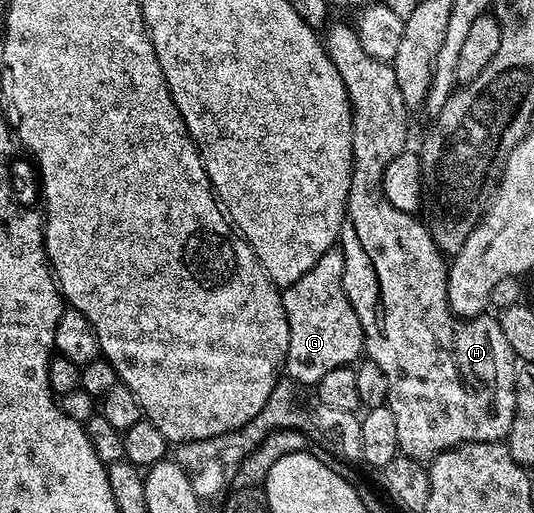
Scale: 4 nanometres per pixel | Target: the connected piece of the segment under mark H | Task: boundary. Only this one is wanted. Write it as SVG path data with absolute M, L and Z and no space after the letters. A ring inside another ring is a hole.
M338 21L334 26L331 24L324 33L324 44L326 46L326 54L332 59L332 63L336 67L336 71L340 71L340 79L344 79L344 87L348 91L348 99L350 100L350 110L352 111L352 183L348 187L348 199L346 200L346 220L342 223L342 231L340 234L340 248L344 255L344 291L348 295L348 299L352 303L352 307L356 311L356 315L360 319L360 327L362 328L362 339L364 342L364 353L369 360L376 363L376 367L380 367L380 371L384 371L384 375L388 378L388 395L386 396L389 409L392 413L392 418L396 421L396 433L395 439L397 441L397 448L400 450L401 456L404 457L416 457L419 459L433 459L442 452L446 452L449 449L457 449L458 446L472 443L484 443L485 441L505 442L510 436L510 428L512 427L512 419L514 418L514 412L516 411L516 391L514 390L514 378L516 376L516 358L512 347L508 347L508 339L504 339L504 331L500 327L497 316L483 315L480 317L468 317L460 318L454 316L454 312L450 309L448 303L448 287L446 286L446 270L448 268L448 261L445 257L443 250L439 249L438 244L432 239L429 229L415 214L405 213L400 211L396 207L392 207L392 203L388 203L388 199L384 195L382 190L382 180L384 179L384 171L388 167L388 163L392 163L392 159L396 159L396 155L400 155L407 148L406 145L406 116L408 116L408 110L404 103L404 97L400 95L400 83L396 83L396 71L394 70L391 62L381 62L380 59L372 59L371 55L360 45L360 39L358 38L357 31L354 27L346 26L344 22Z

